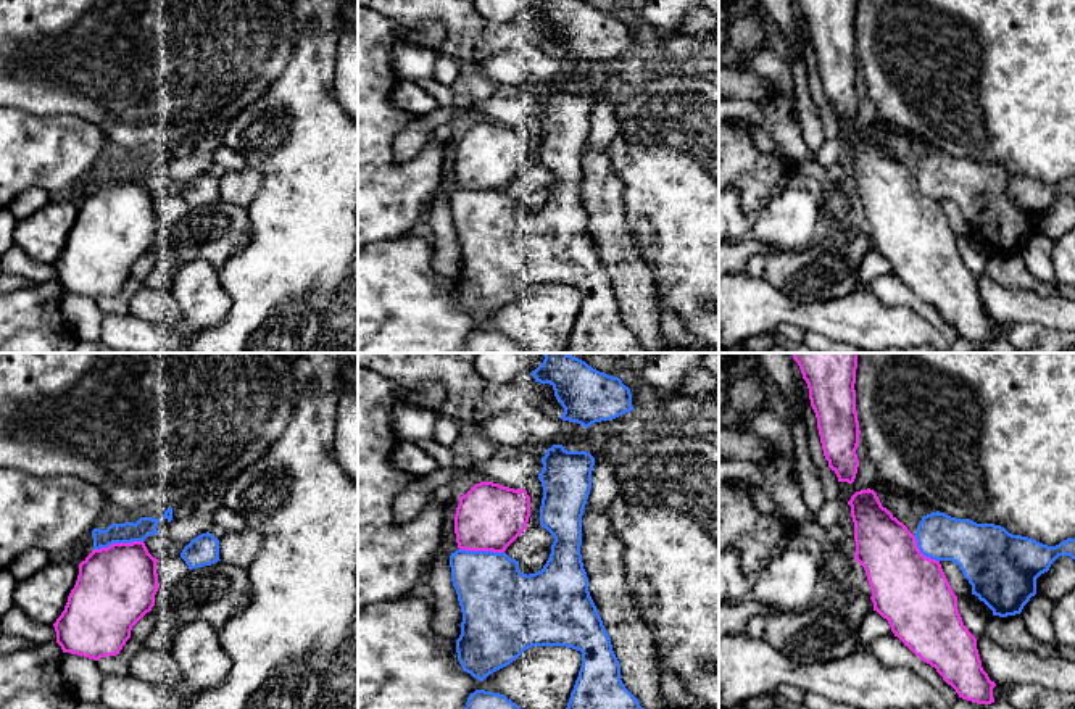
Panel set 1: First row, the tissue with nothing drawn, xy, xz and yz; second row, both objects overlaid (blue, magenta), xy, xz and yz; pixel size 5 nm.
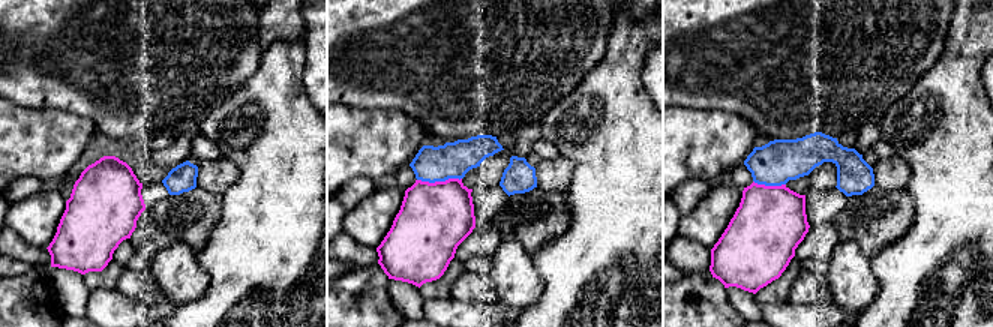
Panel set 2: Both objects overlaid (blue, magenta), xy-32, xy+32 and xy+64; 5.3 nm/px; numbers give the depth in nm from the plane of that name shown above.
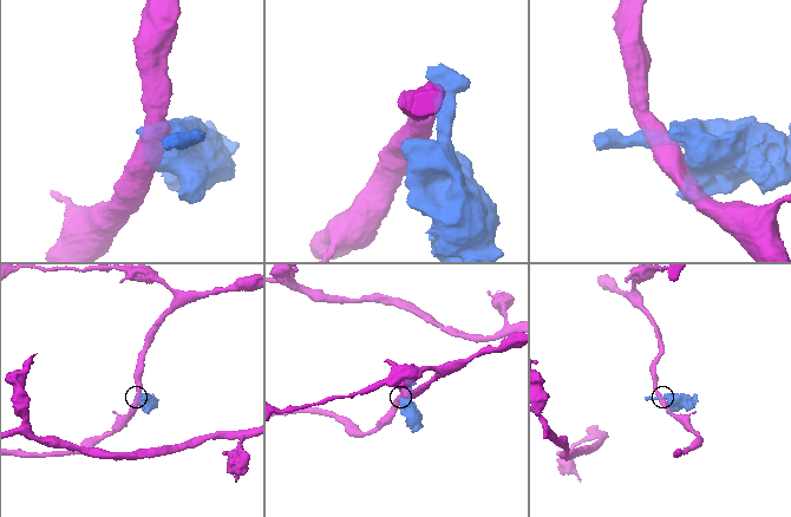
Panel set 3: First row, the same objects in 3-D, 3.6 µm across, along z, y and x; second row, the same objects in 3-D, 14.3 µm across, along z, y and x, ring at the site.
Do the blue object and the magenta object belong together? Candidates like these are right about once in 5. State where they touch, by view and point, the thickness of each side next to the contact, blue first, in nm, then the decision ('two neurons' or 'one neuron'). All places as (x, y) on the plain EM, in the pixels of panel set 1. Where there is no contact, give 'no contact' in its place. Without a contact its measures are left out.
xy (118, 181) | 110/400 nm | two neurons

